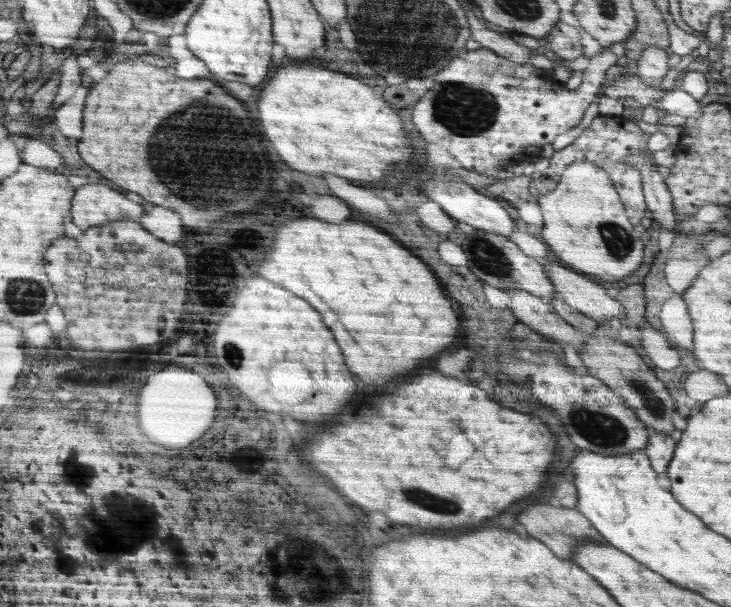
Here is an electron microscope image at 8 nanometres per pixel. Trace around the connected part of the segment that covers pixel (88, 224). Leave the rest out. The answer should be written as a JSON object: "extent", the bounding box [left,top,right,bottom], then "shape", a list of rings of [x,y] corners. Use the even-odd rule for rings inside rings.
{"extent":[72,184,145,232],"shape":[[[90,184],[90,186],[78,188],[77,192],[72,208],[73,222],[85,232],[90,230],[92,226],[102,226],[102,224],[114,220],[124,220],[126,218],[139,222],[140,217],[145,213],[140,204],[134,204],[124,194],[120,194],[120,190],[112,190],[104,184]]]}

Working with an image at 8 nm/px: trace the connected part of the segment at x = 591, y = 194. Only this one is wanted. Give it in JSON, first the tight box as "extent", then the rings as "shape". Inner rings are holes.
{"extent":[538,163,642,282],"shape":[[[572,163],[554,190],[538,198],[544,218],[540,239],[568,268],[608,282],[626,279],[642,264],[642,242],[634,234],[615,185],[600,165]]]}

